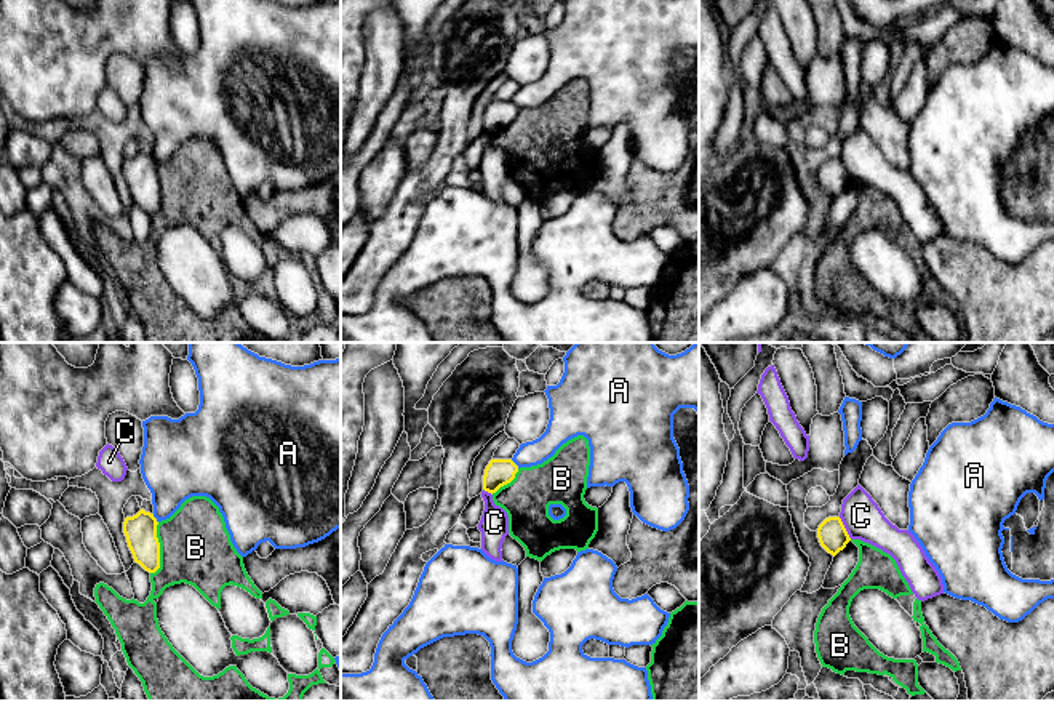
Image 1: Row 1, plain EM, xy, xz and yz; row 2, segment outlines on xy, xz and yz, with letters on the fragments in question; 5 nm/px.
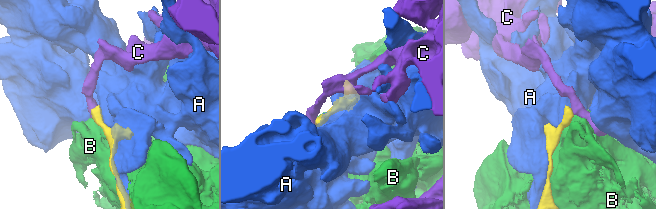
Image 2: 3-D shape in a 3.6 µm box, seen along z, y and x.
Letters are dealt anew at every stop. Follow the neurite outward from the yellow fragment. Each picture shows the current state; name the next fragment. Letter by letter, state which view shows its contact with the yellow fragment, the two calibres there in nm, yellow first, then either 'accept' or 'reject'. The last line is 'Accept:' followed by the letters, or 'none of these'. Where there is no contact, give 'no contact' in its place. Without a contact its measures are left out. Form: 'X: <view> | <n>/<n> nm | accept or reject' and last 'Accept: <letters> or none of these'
A: xz | 140/130 nm | reject
B: xy | 160/360 nm | reject
C: yz | 150/200 nm | reject
Accept: none of these

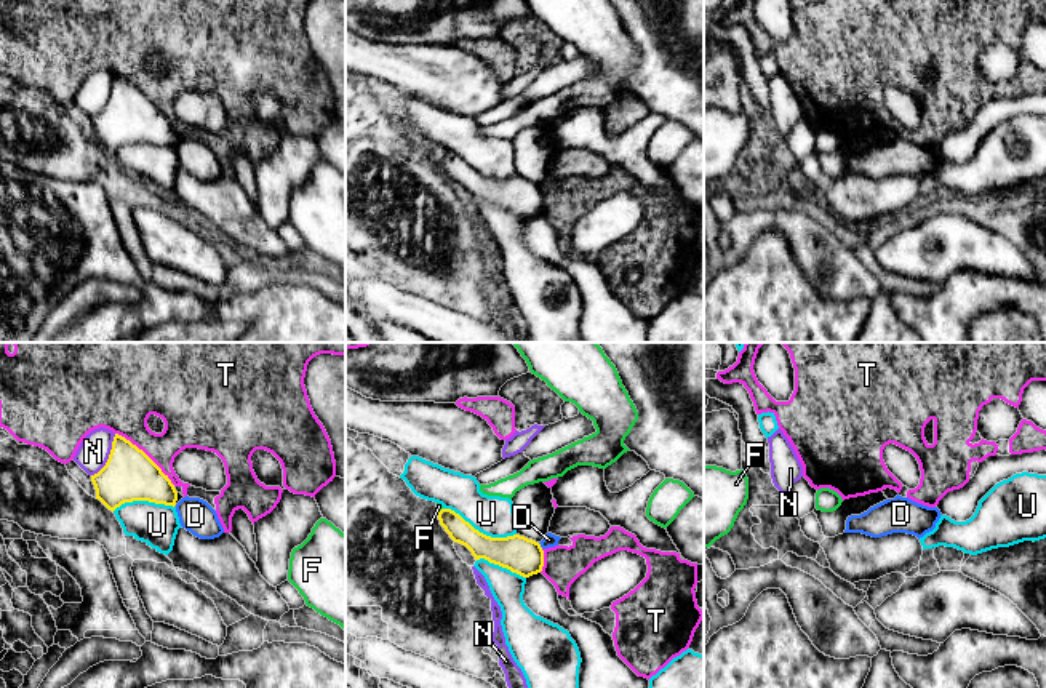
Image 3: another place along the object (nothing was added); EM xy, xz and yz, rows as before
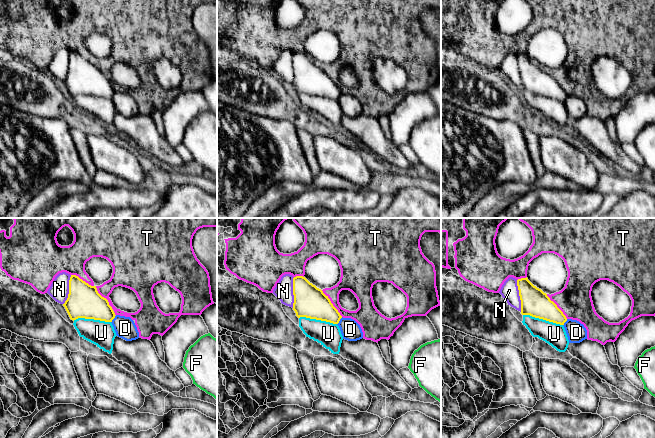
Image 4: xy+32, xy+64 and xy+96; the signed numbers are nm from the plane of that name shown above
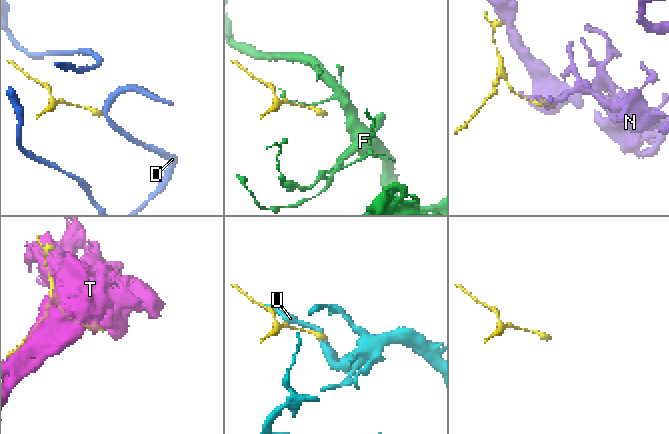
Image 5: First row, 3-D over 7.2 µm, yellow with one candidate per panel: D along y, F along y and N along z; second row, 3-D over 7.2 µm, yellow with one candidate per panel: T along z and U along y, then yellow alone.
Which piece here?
D: xz | 190/70 nm | reject
F: xz | 120/30 nm | reject
N: xy | 260/160 nm | reject
T: xy | 260/240 nm | reject
U: xz | 190/200 nm | reject
Accept: none of these

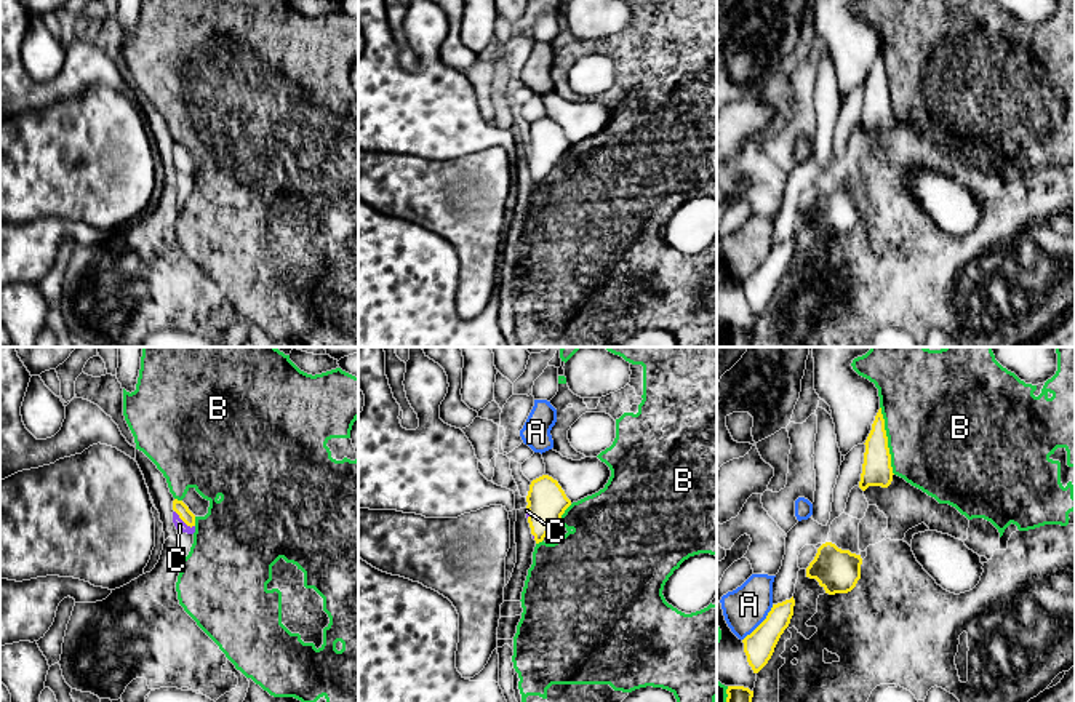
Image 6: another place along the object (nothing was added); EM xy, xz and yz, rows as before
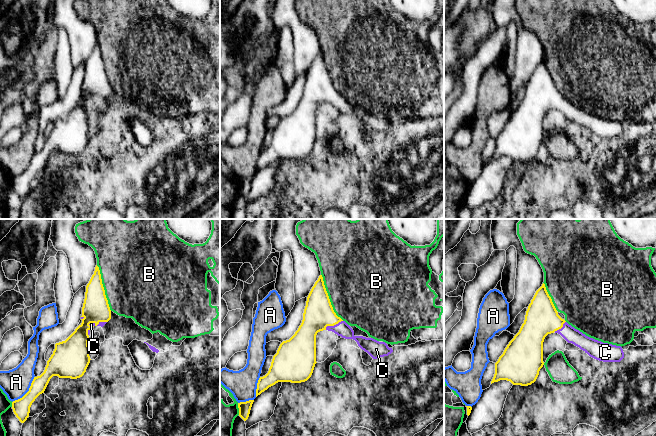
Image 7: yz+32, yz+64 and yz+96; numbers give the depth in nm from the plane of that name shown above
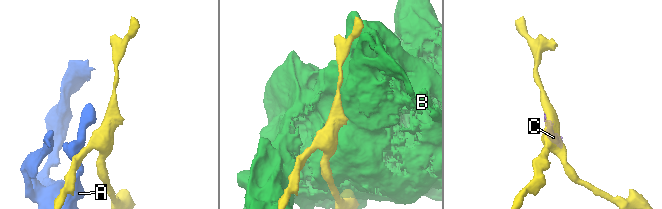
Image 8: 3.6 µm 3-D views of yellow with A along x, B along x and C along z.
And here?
A: yz | 160/220 nm | reject
B: yz | 150/500 nm | reject
C: xy | 70/50 nm | accept
Accept: C

